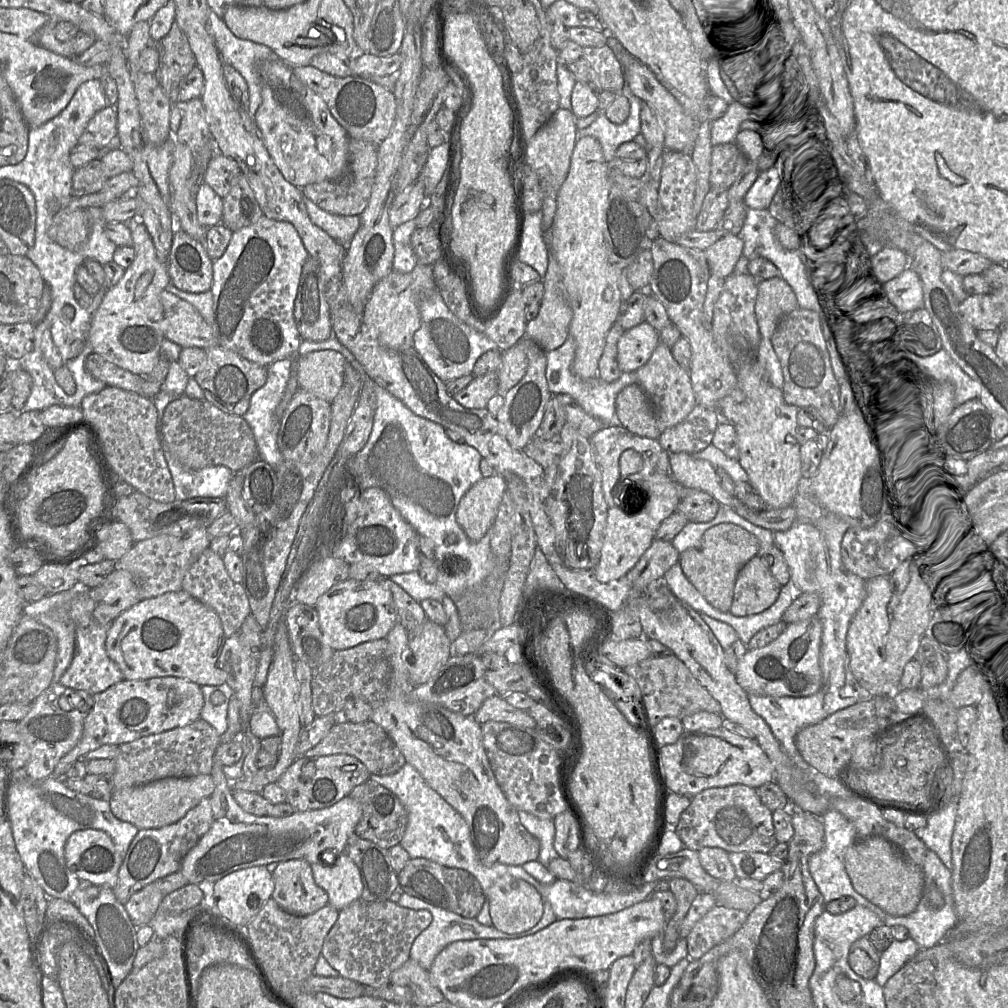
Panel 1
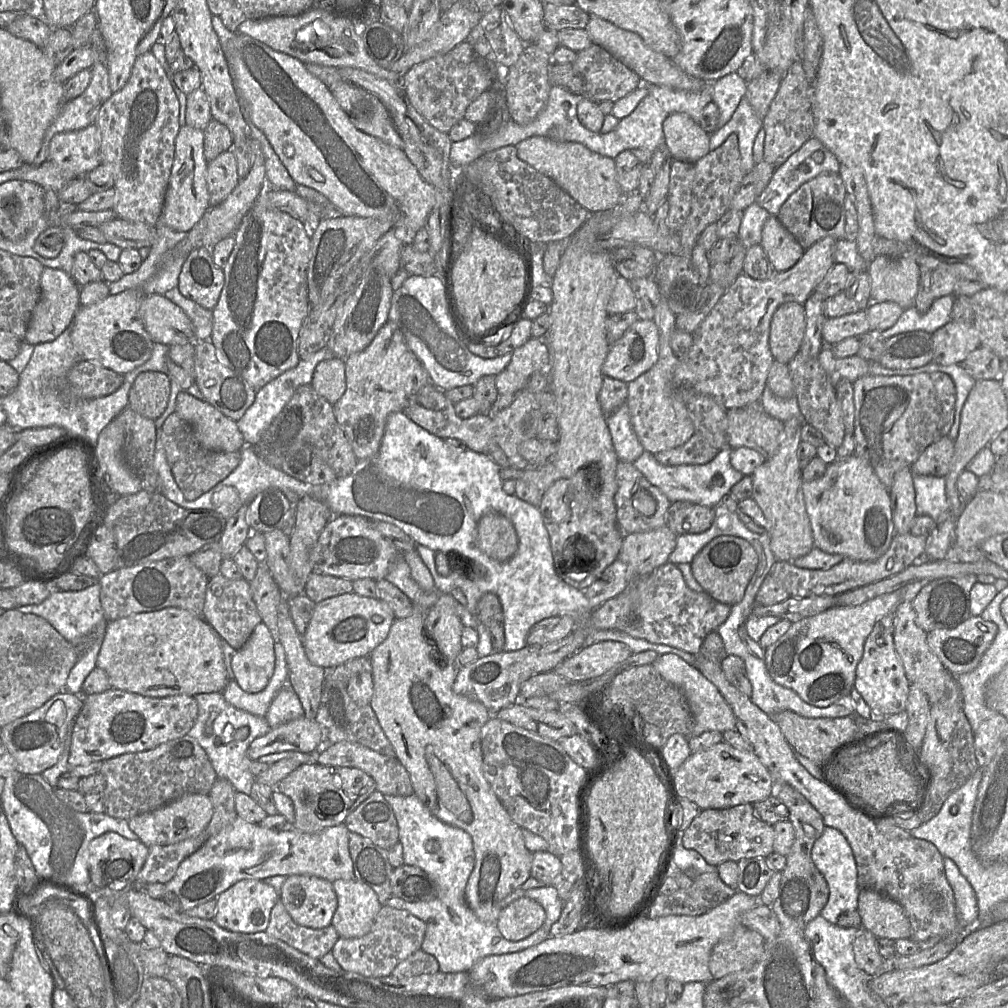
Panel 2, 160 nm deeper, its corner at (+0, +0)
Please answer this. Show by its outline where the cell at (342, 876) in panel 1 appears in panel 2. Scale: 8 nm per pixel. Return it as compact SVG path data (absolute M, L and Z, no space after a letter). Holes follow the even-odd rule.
M356 879L335 880L332 886L338 900L332 925L339 937L359 938L366 935L382 907L375 891Z

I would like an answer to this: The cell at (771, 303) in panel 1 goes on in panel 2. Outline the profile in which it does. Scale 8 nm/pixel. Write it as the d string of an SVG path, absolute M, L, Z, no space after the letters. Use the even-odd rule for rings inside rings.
M787 302L774 312L770 324L769 348L773 359L788 363L799 351L805 334L803 305Z

